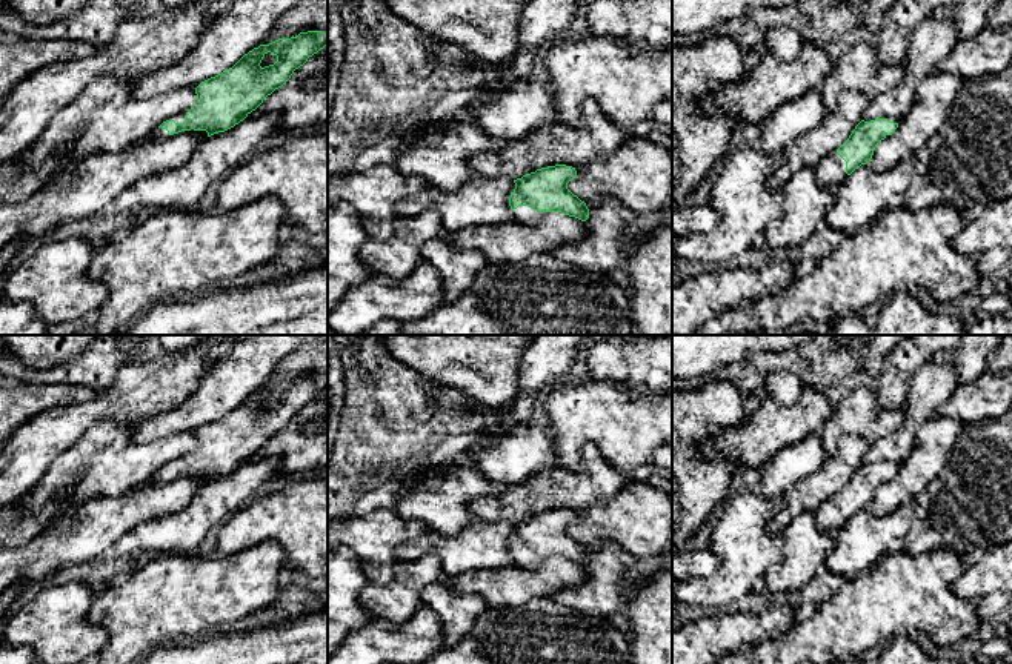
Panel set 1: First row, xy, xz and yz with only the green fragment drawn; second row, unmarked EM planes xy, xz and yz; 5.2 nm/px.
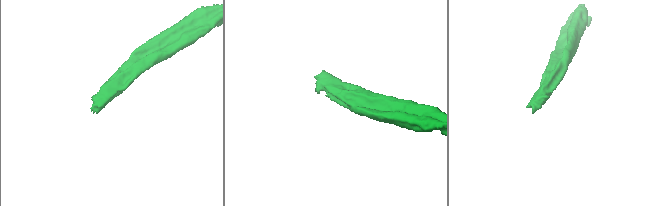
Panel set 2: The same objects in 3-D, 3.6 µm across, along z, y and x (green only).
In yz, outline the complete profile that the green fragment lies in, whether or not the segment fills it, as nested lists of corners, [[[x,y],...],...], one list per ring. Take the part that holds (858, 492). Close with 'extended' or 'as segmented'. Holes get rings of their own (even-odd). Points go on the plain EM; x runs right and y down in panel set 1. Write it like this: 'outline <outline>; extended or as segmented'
outline [[[892,461],[861,464],[849,483],[814,512],[817,529],[837,532],[855,513],[871,506],[877,489],[892,480],[898,467]]]; extended

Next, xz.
outline [[[555,509],[514,524],[515,533],[509,541],[514,563],[532,569],[546,556],[561,556],[586,566],[589,563],[586,547],[568,533],[568,527],[575,521],[575,512]]]; extended

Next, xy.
outline [[[308,375],[254,392],[232,412],[201,426],[195,432],[197,447],[169,461],[149,483],[161,486],[191,473],[206,475],[211,481],[234,472],[326,389],[326,377]],[[268,397],[274,398],[277,406],[261,412],[260,407]]]; extended

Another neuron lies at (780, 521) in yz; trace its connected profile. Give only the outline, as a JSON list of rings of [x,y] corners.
[[[783,509],[780,510],[767,524],[767,533],[772,535],[783,535],[784,529],[789,526],[792,516],[791,513]]]

